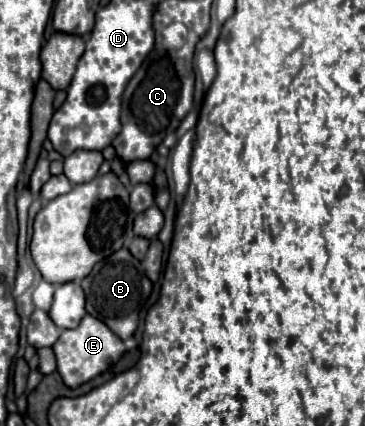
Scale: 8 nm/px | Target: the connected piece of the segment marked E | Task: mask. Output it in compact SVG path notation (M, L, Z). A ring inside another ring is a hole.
M86 315L80 321L80 327L62 331L58 341L52 345L52 351L56 357L56 371L60 373L64 385L68 389L76 389L78 385L104 373L110 367L110 363L116 363L120 359L120 355L126 351L126 347L122 343L122 339L118 335L114 335L100 319Z

